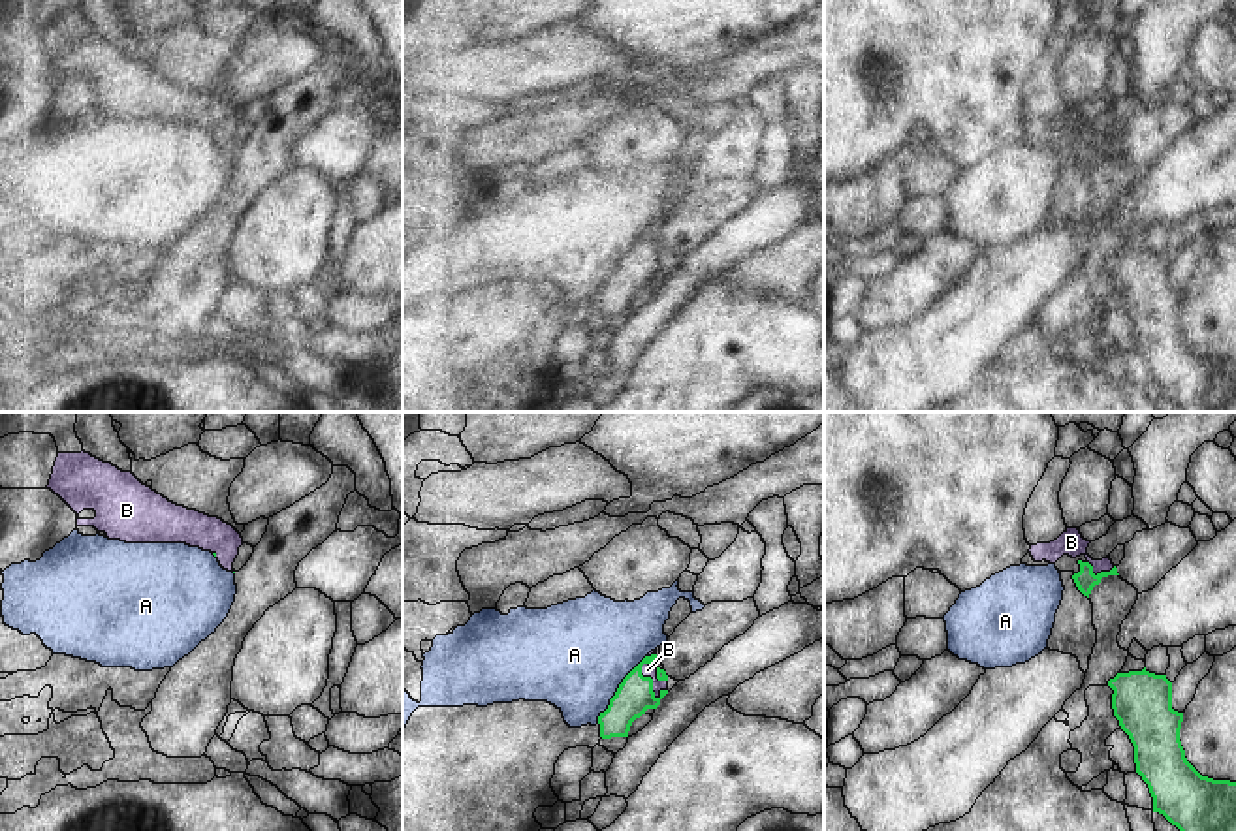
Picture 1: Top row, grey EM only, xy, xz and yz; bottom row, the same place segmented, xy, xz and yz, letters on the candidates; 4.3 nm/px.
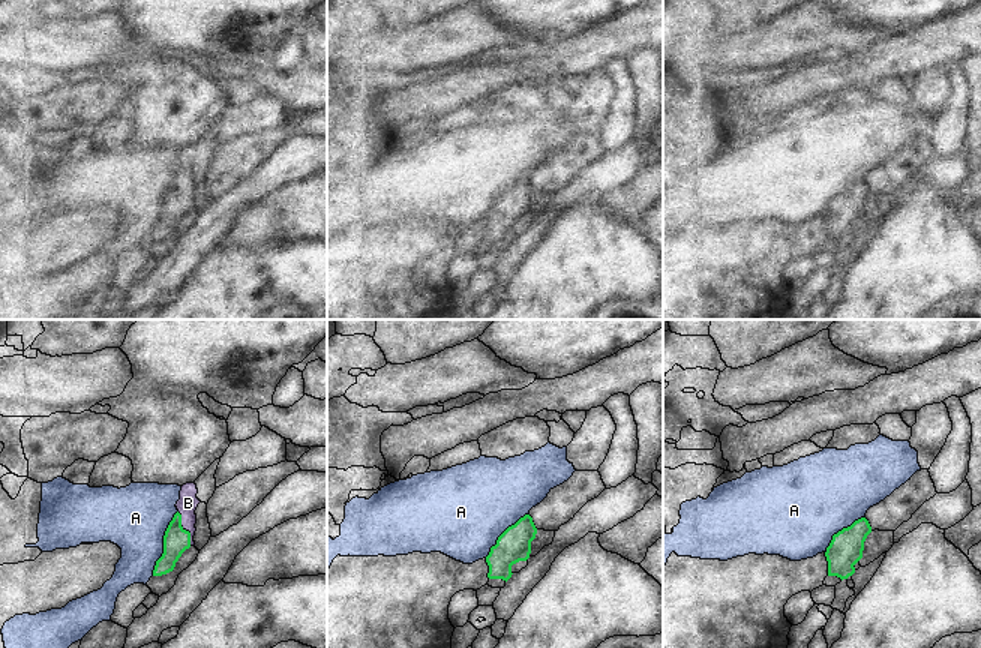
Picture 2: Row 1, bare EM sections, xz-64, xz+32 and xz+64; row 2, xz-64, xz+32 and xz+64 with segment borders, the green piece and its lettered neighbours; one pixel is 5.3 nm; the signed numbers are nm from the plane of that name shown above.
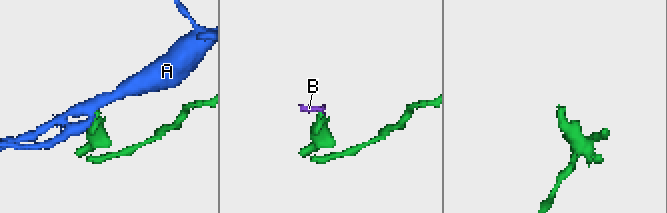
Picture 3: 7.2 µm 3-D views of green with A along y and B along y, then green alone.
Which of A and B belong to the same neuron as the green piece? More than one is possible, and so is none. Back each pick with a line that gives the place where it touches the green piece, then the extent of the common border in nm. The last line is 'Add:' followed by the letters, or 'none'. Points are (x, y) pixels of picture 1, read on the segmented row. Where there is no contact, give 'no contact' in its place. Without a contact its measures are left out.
B: contact xz (651, 679); length 170 nm
Add: B

